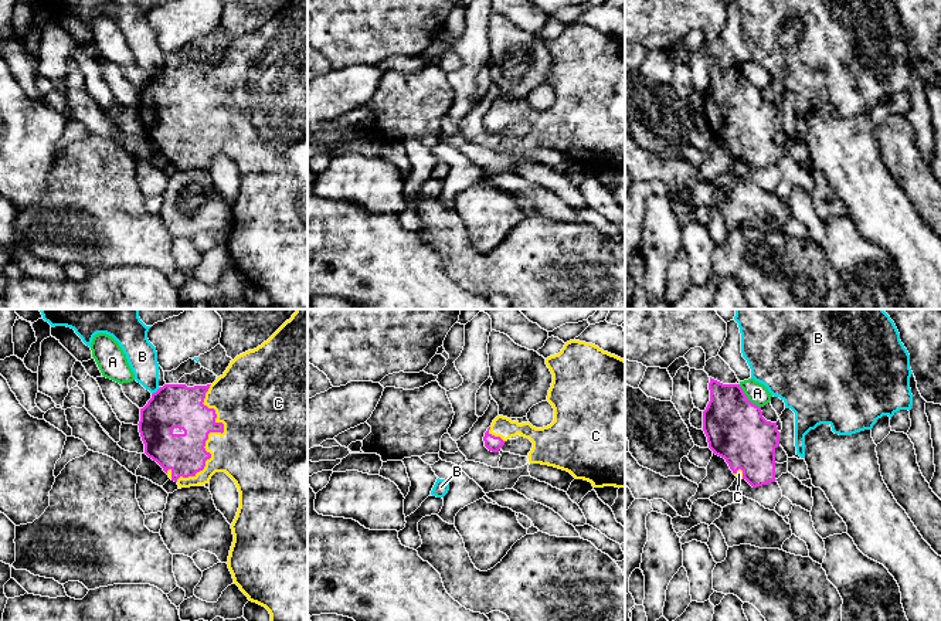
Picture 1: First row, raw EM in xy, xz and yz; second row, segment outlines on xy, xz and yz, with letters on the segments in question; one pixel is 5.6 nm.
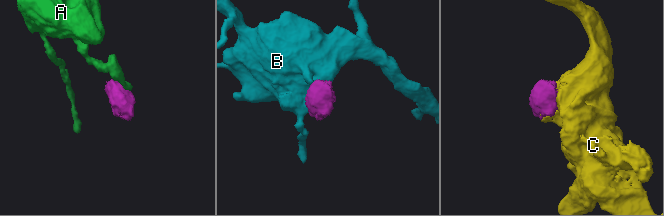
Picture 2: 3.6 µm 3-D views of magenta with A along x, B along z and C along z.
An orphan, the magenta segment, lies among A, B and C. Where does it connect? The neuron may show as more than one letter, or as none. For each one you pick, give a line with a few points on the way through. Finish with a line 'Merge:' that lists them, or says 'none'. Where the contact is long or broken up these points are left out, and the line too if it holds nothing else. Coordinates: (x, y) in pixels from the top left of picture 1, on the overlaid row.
Merge: C

